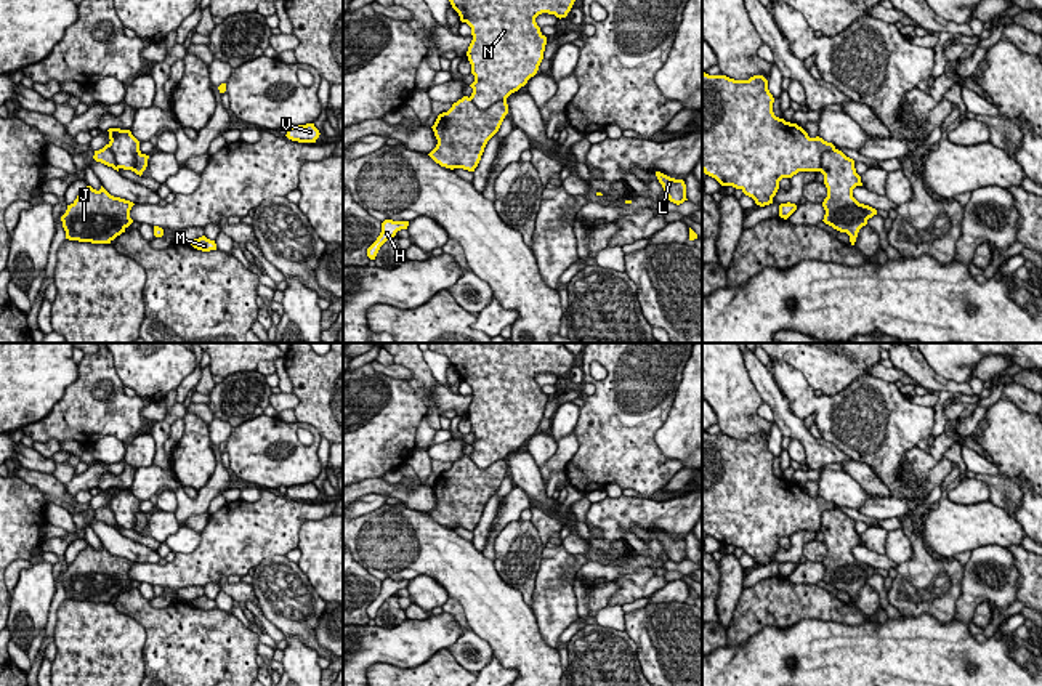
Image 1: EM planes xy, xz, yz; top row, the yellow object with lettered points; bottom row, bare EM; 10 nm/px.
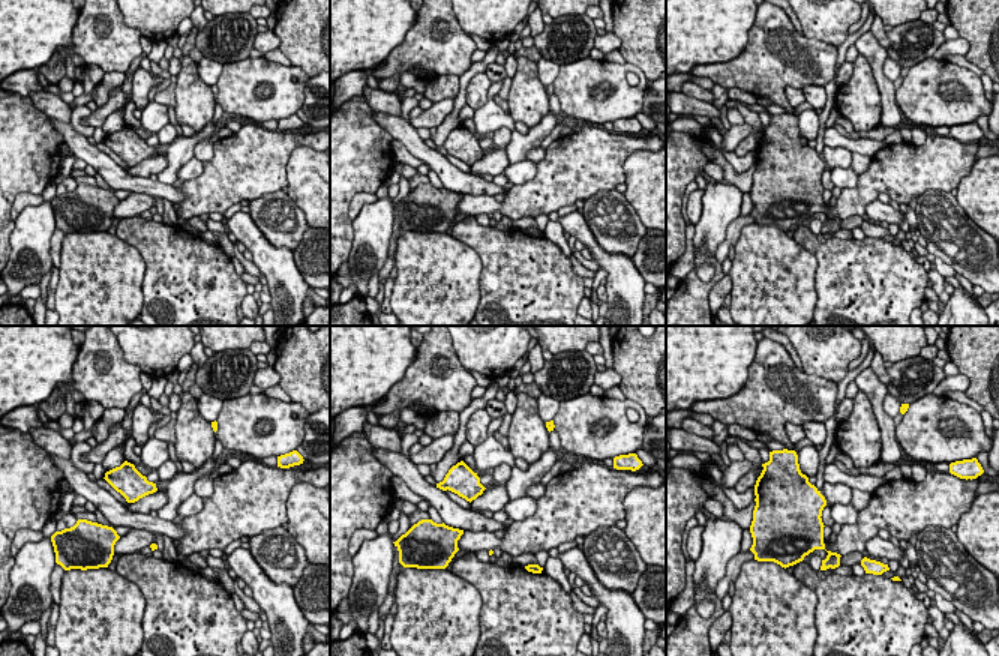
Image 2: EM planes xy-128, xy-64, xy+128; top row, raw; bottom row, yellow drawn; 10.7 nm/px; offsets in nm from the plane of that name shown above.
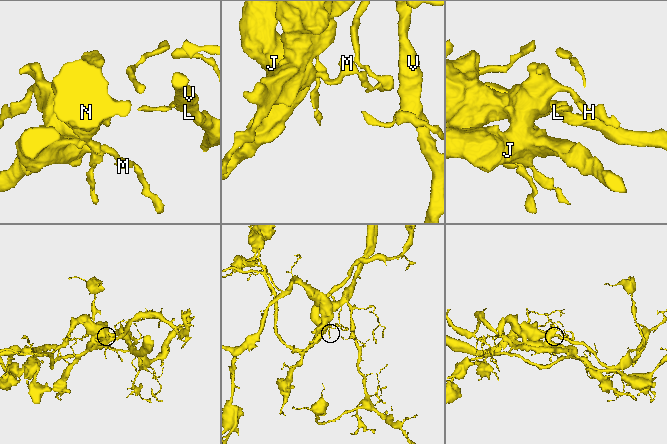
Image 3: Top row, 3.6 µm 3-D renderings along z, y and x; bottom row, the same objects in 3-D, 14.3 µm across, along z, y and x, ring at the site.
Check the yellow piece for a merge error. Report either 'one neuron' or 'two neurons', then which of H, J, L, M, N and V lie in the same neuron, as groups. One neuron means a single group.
two neurons; H J M / L N V

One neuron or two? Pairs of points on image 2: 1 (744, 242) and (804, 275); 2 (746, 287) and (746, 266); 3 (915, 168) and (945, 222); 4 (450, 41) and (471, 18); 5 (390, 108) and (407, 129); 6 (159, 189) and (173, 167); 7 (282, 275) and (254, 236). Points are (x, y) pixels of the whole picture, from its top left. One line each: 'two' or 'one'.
1: one
2: one
3: two
4: two
5: two
6: two
7: one

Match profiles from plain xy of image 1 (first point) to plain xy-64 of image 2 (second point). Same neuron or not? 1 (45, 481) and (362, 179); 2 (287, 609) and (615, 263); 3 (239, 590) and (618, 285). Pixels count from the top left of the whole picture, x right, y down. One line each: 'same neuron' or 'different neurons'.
1: different neurons
2: different neurons
3: same neuron

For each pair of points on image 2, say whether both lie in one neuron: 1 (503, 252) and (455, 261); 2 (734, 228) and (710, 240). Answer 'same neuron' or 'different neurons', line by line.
1: different neurons
2: different neurons

